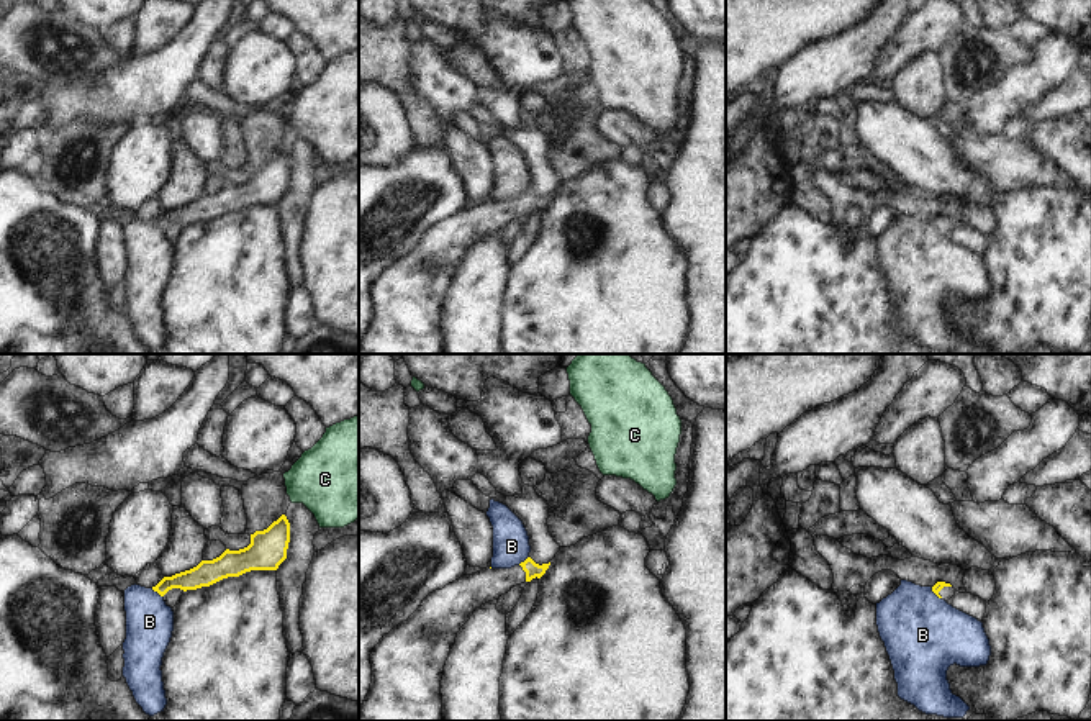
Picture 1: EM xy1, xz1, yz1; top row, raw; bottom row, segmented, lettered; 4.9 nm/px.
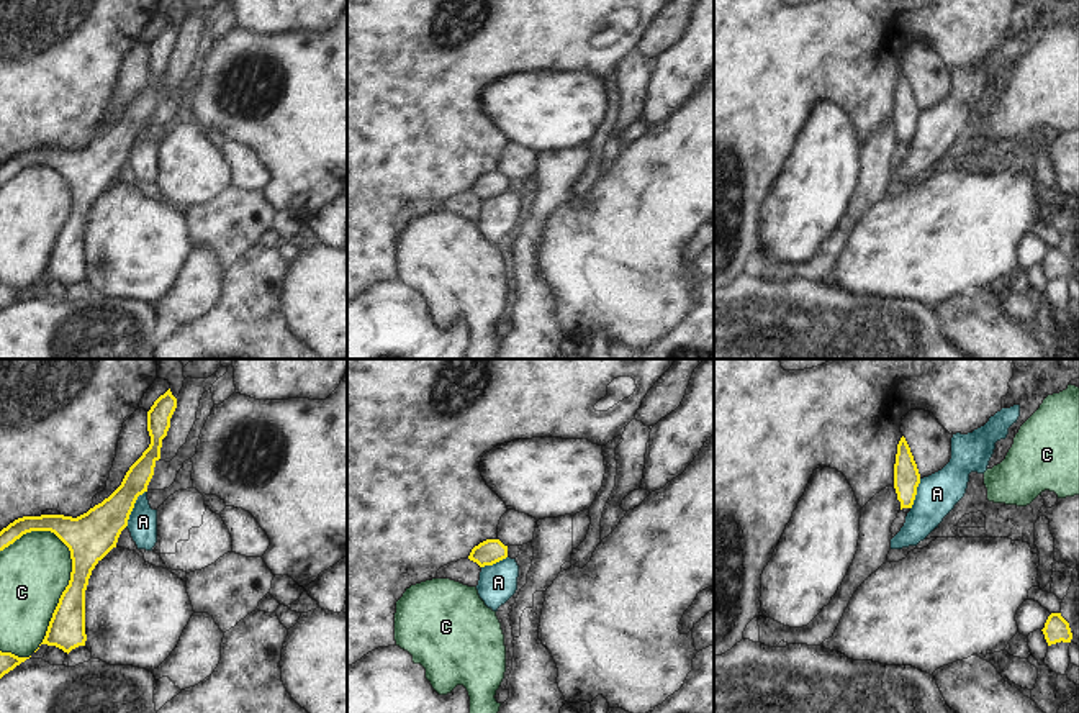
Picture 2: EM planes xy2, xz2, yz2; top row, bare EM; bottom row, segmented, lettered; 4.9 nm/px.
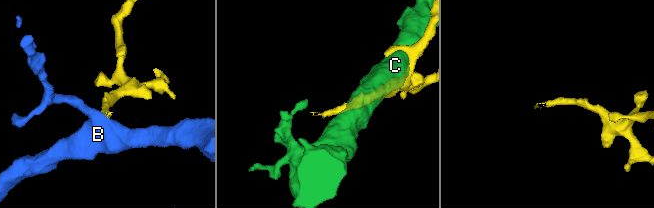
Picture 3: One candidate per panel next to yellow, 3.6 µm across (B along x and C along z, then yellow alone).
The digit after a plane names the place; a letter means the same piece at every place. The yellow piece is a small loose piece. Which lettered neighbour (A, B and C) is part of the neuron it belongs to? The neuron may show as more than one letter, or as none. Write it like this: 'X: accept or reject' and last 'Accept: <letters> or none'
A: reject
B: reject
C: reject
Accept: none

